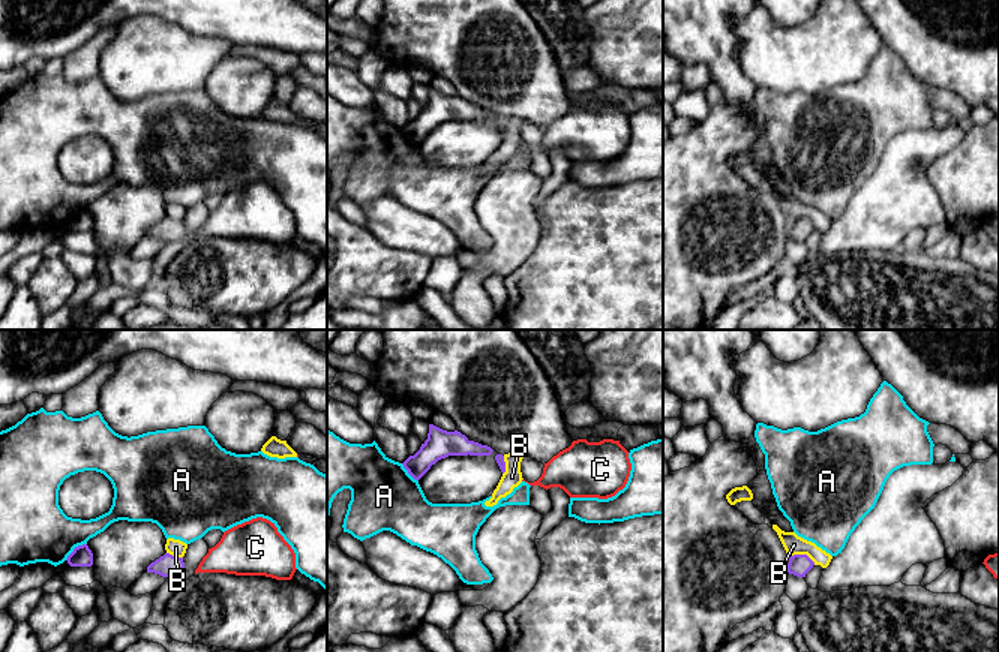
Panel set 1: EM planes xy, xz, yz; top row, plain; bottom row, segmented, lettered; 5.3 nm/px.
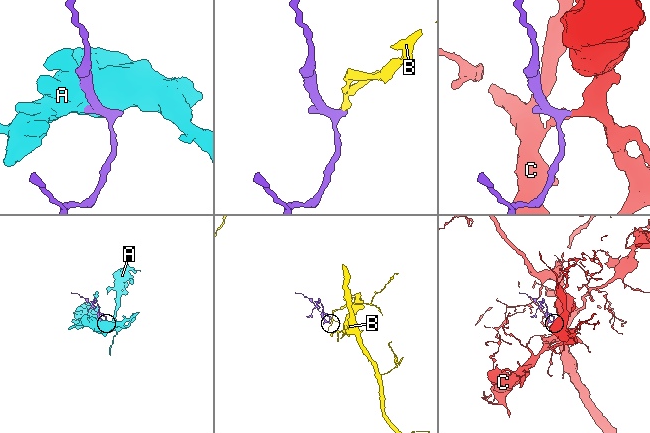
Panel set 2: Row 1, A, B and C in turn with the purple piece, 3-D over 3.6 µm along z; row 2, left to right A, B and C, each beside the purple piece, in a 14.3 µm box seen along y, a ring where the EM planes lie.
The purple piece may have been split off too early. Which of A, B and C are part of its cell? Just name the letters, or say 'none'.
C

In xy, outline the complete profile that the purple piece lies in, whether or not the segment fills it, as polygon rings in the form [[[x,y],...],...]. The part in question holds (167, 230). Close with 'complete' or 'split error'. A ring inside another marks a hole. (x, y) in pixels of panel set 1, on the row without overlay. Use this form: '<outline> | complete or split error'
[[[165,217],[164,220],[160,220],[147,231],[147,237],[154,237],[162,241],[174,241],[178,240],[183,232],[184,232],[183,222]]] | complete

